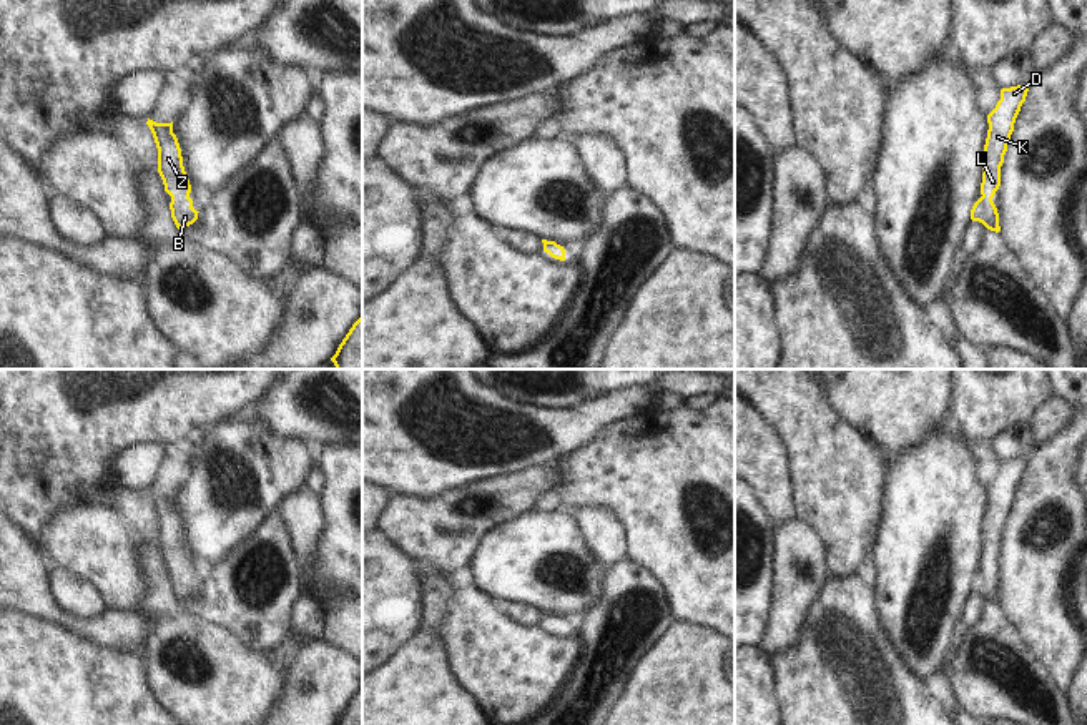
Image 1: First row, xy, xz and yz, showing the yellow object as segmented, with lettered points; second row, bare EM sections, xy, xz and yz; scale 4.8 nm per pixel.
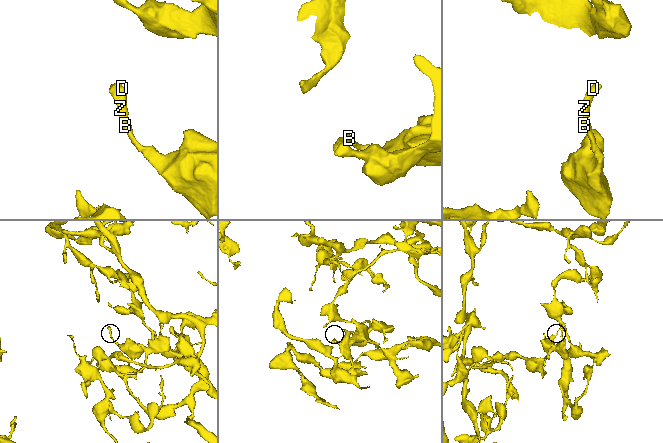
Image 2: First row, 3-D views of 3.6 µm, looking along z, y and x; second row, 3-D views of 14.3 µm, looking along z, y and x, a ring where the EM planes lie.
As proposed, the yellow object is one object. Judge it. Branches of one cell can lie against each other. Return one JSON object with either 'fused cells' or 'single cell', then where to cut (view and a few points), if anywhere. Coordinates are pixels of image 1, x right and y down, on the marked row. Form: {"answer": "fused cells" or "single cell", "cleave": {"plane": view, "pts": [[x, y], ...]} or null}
{"answer": "single cell", "cleave": null}

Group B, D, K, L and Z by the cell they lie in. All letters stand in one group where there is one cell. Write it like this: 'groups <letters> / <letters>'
groups B D K L Z

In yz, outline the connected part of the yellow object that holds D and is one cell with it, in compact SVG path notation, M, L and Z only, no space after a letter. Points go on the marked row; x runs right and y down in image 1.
M1011 86L1001 90L1001 100L987 115L987 138L982 153L982 183L981 198L971 210L971 219L982 223L987 229L999 233L999 213L992 201L1001 186L1001 166L1007 151L1007 143L1014 131L1016 118L1026 101L1027 86Z

